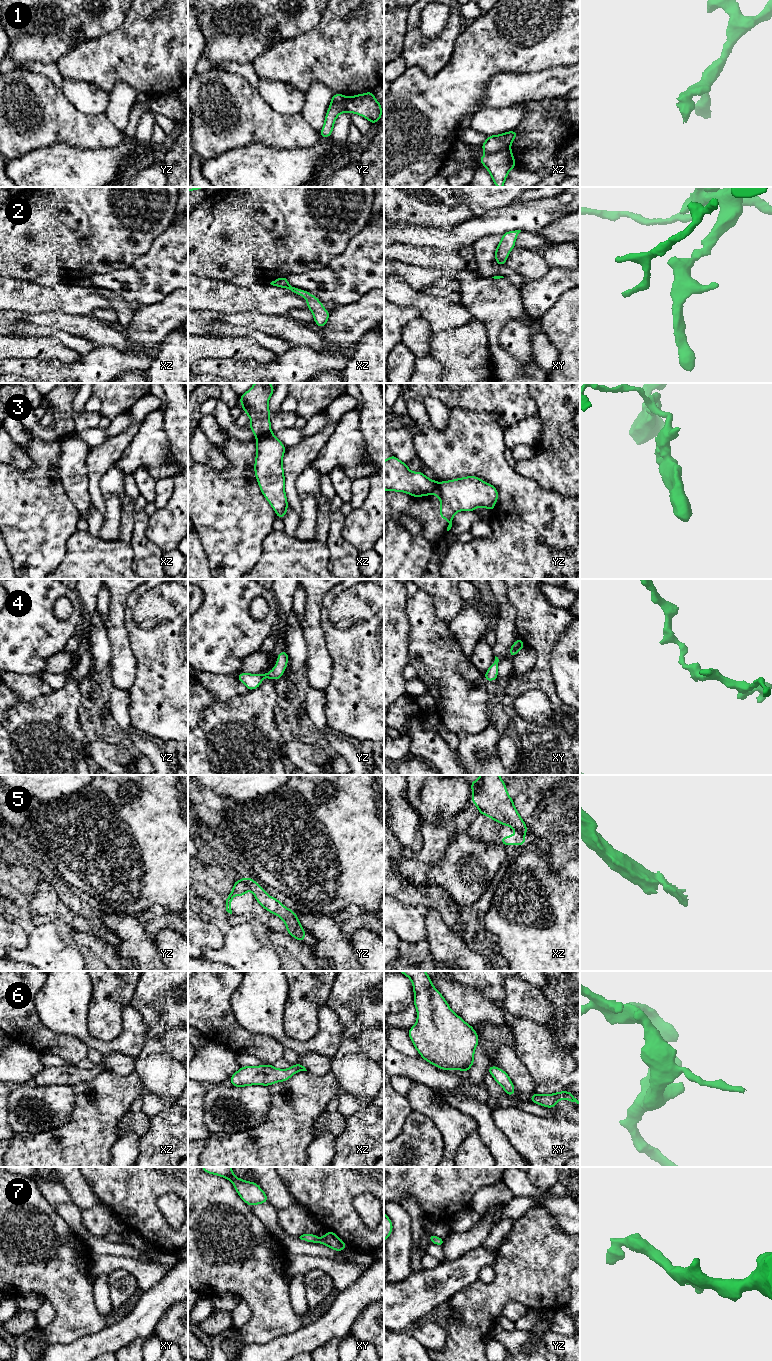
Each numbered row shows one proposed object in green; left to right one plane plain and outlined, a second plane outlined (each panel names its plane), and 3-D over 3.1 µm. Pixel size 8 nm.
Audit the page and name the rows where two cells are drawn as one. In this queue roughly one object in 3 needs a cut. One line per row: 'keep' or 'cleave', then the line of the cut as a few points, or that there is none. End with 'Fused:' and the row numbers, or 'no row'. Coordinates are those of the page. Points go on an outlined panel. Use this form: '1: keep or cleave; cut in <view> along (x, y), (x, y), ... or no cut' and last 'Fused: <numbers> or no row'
1: cleave; cut in xz along (509, 148), (486, 154)
2: keep; no cut
3: cleave; cut in xz along (270, 431), (256, 437)
4: keep; no cut
5: cleave; cut in yz along (241, 879), (250, 889)
6: keep; no cut
7: keep; no cut
Fused: 1, 3, 5

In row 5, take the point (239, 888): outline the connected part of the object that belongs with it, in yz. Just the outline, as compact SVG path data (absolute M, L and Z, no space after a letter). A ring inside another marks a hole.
M242 880L234 882L232 892L229 895L227 895L226 899L226 911L228 913L232 914L231 903L233 897L236 895L245 896L247 890L250 890L249 885L244 883Z

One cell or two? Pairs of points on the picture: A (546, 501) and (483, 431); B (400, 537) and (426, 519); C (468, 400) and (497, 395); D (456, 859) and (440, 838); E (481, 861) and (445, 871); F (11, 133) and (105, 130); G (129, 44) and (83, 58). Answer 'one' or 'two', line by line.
A: one
B: two
C: one
D: two
E: one
F: one
G: one

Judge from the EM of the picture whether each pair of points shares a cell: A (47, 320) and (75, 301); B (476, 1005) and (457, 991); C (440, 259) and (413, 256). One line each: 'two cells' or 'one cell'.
A: two cells
B: one cell
C: one cell

